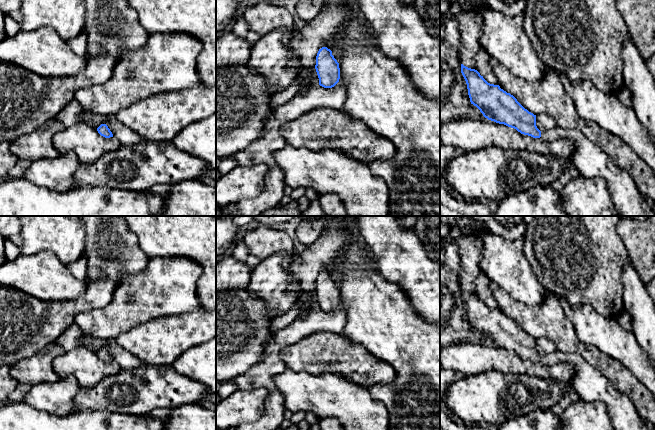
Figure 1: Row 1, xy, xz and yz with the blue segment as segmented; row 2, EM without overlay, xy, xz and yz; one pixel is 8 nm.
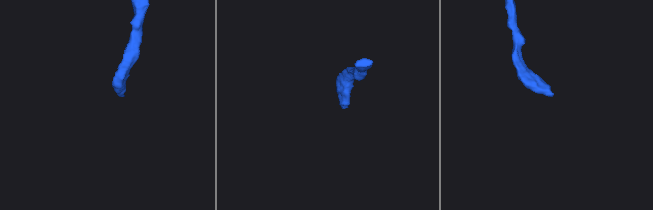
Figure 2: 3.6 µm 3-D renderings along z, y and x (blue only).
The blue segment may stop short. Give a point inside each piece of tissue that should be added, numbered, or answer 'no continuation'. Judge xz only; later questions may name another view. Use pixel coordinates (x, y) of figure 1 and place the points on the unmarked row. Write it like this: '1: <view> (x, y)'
no continuation

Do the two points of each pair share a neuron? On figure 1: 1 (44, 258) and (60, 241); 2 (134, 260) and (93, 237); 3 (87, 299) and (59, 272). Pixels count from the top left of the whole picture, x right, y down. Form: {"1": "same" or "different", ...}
{"1": "different", "2": "same", "3": "different"}

